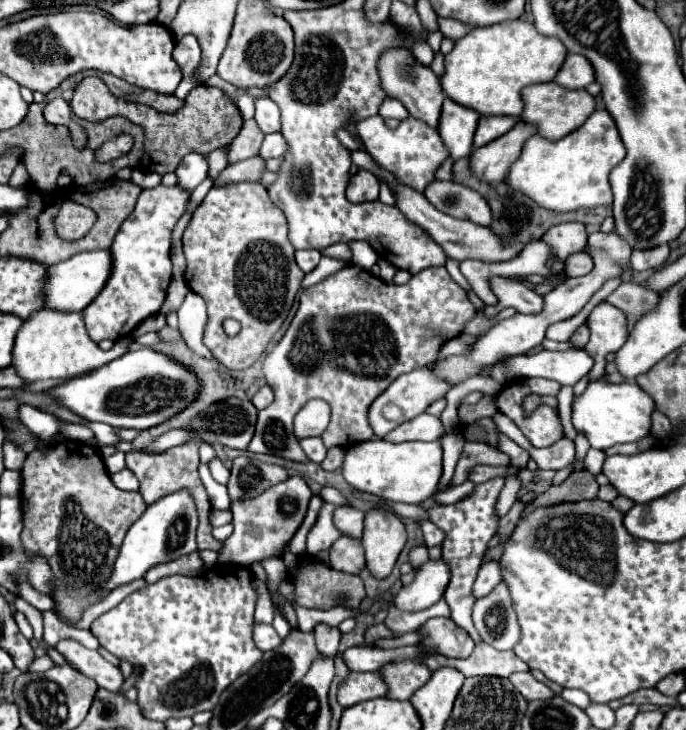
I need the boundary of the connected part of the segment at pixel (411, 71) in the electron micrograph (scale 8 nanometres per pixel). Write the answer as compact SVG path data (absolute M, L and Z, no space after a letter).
M395 47L391 51L383 51L383 55L379 57L379 63L377 63L377 71L379 71L381 89L389 97L401 101L403 107L409 111L409 115L415 115L417 119L425 121L427 125L437 127L445 93L441 89L439 77L433 73L431 67L419 63L411 51L403 51L403 47Z

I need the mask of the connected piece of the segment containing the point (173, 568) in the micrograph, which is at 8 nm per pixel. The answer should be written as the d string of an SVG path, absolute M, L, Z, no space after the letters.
M191 553L191 555L183 555L171 563L161 563L159 567L153 567L151 571L147 571L145 575L145 581L147 583L155 583L159 581L161 577L167 577L167 575L193 575L195 571L200 571L204 567L202 559L199 557L199 553Z

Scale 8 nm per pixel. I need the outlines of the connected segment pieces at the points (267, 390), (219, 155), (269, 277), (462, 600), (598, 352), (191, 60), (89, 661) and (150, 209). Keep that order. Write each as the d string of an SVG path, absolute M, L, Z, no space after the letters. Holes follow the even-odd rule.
M261 387L255 395L253 395L253 405L257 407L257 409L263 409L263 407L267 407L269 403L271 403L271 399L273 399L273 391L271 391L271 387Z
M225 147L209 153L207 159L209 159L209 179L211 179L211 181L217 181L217 177L221 175L221 171L227 167L225 155L227 155L227 149L225 149Z
M261 183L211 187L183 233L183 253L187 259L185 283L207 303L209 323L203 343L227 369L251 367L283 325L305 275L295 263L295 247L287 239L283 211L271 203ZM227 317L241 323L241 333L235 337L223 331L223 319Z
M497 477L483 485L477 485L477 489L459 503L445 505L445 507L435 505L429 509L431 521L439 529L443 529L447 535L445 543L443 543L443 559L447 559L447 567L449 567L449 575L451 575L447 591L445 591L445 599L451 607L451 619L471 635L475 645L483 643L483 639L479 639L479 631L475 631L475 625L471 619L471 609L475 605L475 595L471 595L471 587L475 583L479 565L489 549L487 545L499 527L499 517L495 515L495 503L497 503L497 497L499 497L499 491L503 489L503 485L505 485L505 479Z
M601 301L593 313L587 317L591 339L585 345L585 351L595 359L595 365L589 373L589 381L599 379L605 373L607 355L619 351L629 337L627 315L619 307Z
M187 35L183 39L177 41L175 49L173 49L173 59L177 63L185 63L185 77L183 81L179 83L175 95L179 99L185 99L185 95L195 89L197 85L203 85L199 79L197 79L197 69L201 65L201 47L197 43L197 39L193 35Z
M65 639L59 641L55 645L55 649L59 653L65 655L65 659L77 667L81 673L85 673L87 677L91 677L99 687L105 687L109 691L119 691L125 683L123 673L119 667L115 667L113 663L105 661L97 651L85 649L83 645L79 645L73 639Z
M153 187L153 189L143 189L137 205L133 209L133 213L125 219L125 223L119 227L109 253L113 257L113 267L111 267L111 275L107 279L107 283L103 285L103 291L97 295L97 299L87 305L83 309L83 321L87 327L87 333L93 341L101 341L101 339L117 339L119 335L131 333L139 323L143 323L147 317L159 313L167 287L171 283L171 271L173 271L173 263L169 257L171 251L171 231L175 227L175 223L179 221L179 217L185 211L185 205L189 201L189 193L185 193L179 187Z

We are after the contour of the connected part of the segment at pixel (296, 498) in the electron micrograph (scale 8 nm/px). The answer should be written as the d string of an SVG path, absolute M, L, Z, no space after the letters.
M293 475L287 481L275 487L269 487L265 493L257 495L255 499L231 503L235 531L229 539L223 541L223 547L219 551L219 561L247 567L265 557L283 557L287 553L289 541L293 539L293 535L297 533L297 529L305 519L311 495L313 493L305 483L305 479L299 475Z

